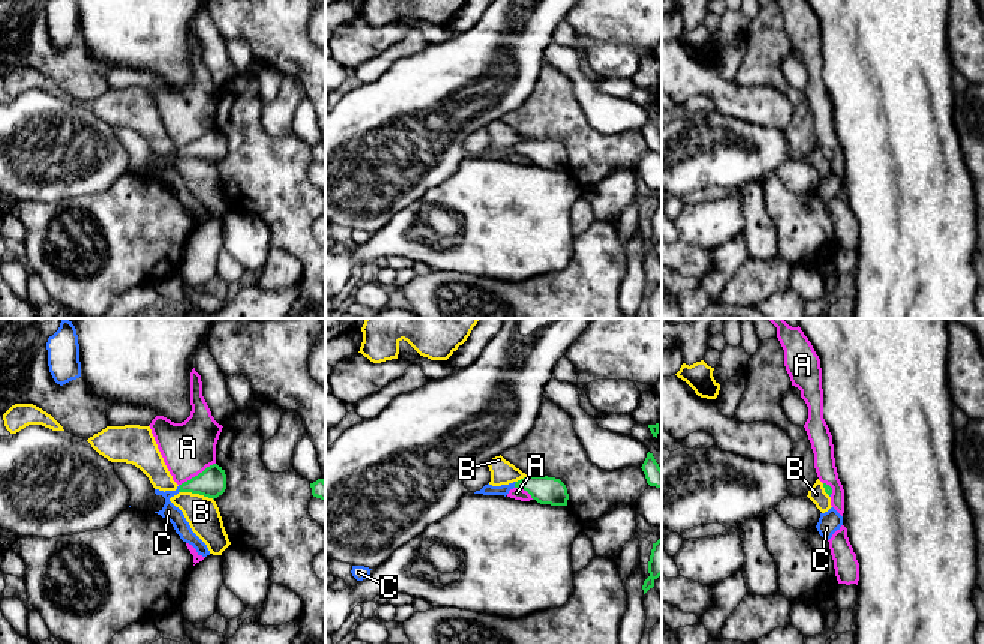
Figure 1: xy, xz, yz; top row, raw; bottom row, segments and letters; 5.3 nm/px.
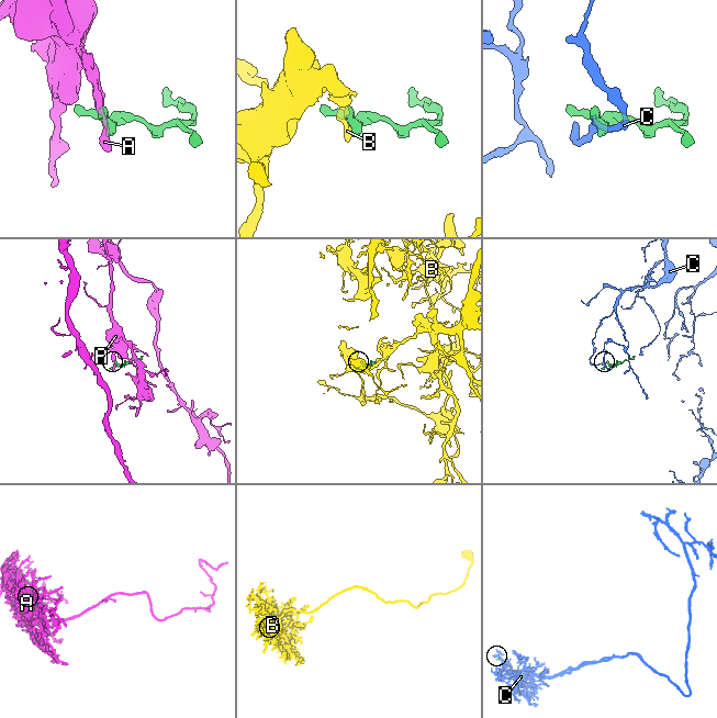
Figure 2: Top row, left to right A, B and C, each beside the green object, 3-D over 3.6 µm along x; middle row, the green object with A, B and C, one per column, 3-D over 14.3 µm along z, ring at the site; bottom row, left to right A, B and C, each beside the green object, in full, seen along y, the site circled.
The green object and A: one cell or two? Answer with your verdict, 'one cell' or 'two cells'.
two cells

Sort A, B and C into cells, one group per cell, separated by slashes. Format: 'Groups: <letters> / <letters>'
Groups: A / B / C

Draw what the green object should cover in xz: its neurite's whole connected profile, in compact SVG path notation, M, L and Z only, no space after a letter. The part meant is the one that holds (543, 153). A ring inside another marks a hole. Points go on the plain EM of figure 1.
M526 140L518 146L501 150L492 150L488 147L474 158L506 161L513 152L526 155L531 162L540 168L567 170L568 158L566 149L560 143L548 140Z

